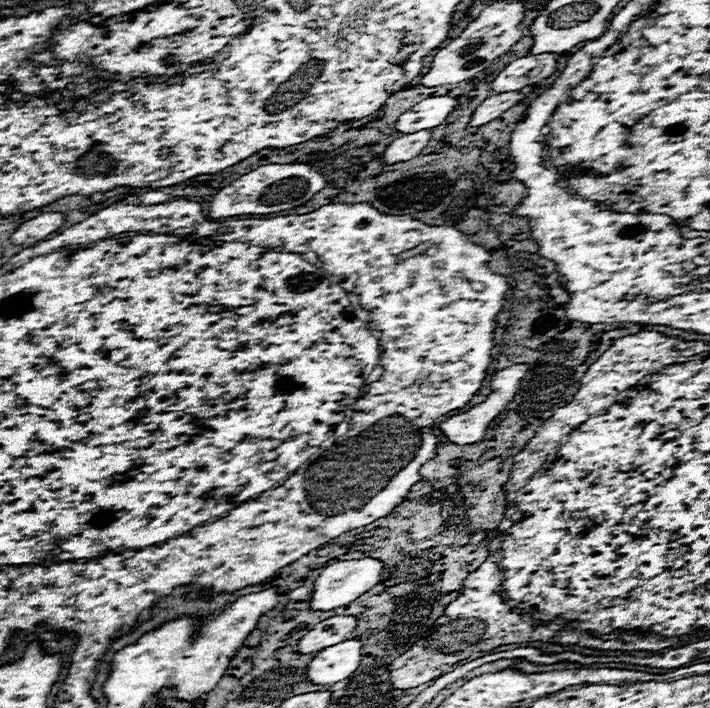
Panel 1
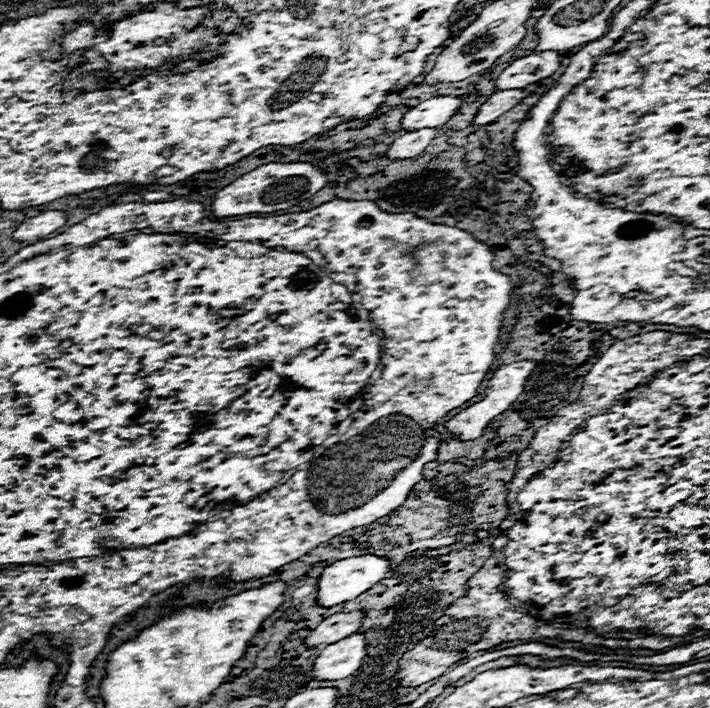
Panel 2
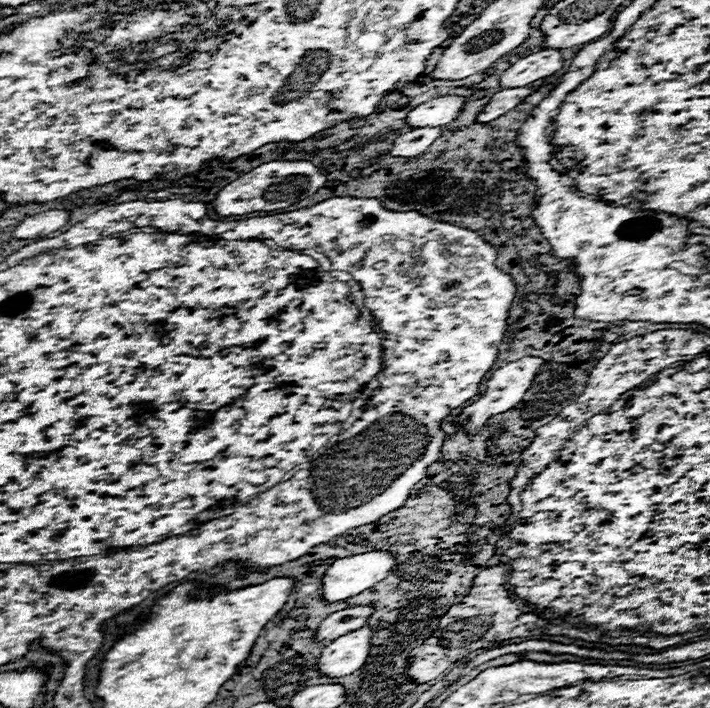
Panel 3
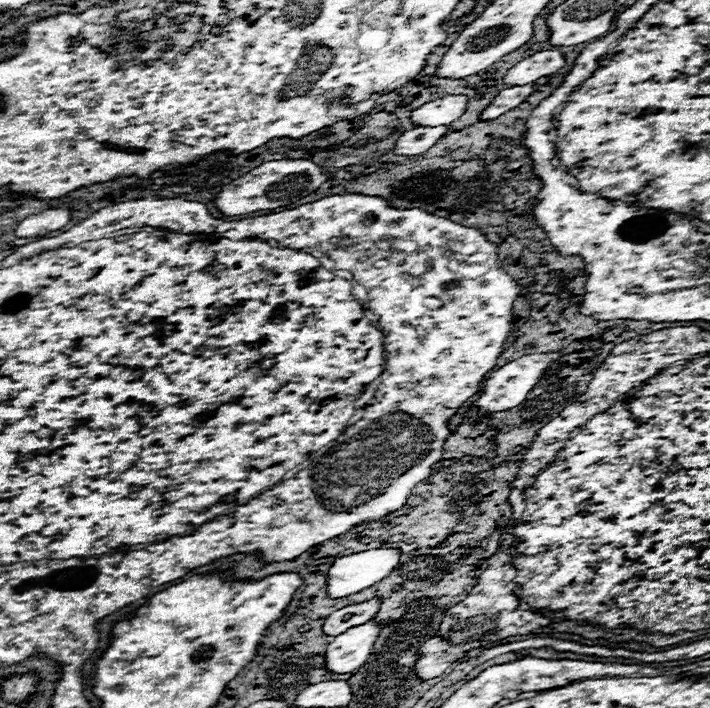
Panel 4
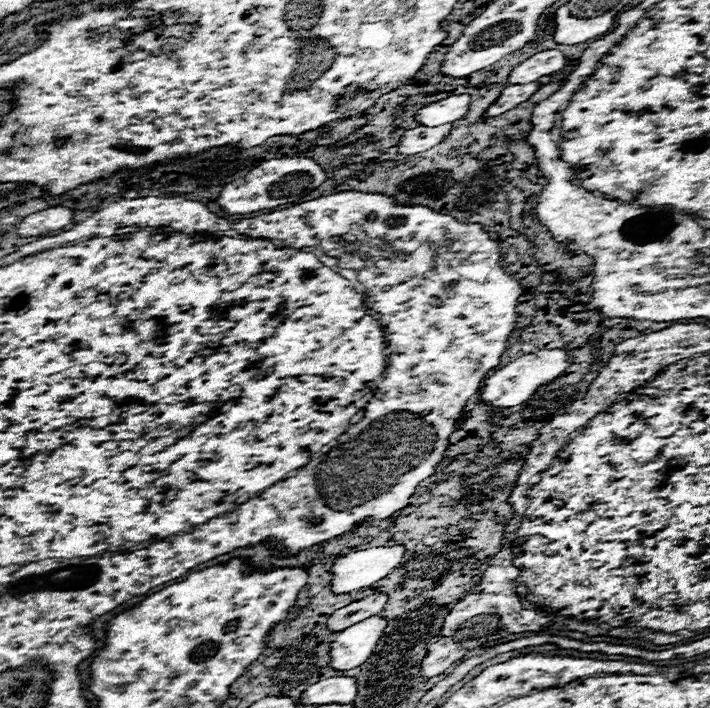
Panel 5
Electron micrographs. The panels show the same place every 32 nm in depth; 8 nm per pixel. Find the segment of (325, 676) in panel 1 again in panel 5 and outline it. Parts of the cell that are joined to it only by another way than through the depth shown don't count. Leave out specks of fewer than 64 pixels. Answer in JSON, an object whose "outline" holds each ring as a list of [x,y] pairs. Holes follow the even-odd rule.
{"outline":[[[372,616],[336,634],[336,640],[330,646],[330,666],[338,672],[346,672],[364,664],[370,658],[384,628],[386,620]]]}

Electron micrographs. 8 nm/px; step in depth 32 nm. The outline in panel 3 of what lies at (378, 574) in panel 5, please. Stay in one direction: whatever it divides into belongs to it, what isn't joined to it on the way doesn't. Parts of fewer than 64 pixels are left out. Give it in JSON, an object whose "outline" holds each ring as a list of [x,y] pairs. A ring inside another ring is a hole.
{"outline":[[[388,552],[340,558],[322,576],[322,598],[326,602],[348,600],[384,580],[394,564],[394,556]]]}

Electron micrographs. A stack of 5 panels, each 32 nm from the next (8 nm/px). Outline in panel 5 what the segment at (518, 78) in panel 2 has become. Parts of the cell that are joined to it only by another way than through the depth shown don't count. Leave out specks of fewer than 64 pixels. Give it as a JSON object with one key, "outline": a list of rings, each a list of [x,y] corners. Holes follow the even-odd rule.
{"outline":[[[542,50],[528,60],[520,62],[508,74],[508,84],[528,84],[528,80],[538,80],[560,72],[566,66],[566,56],[560,50]]]}

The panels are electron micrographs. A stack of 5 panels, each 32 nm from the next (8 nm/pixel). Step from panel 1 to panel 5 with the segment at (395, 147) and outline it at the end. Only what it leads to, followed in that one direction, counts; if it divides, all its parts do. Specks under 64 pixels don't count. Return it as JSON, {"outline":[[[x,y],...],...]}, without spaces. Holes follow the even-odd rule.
{"outline":[[[444,124],[444,126],[416,126],[412,130],[406,130],[404,136],[400,138],[398,144],[398,152],[400,154],[420,154],[432,146],[436,146],[438,142],[442,142],[452,130],[452,124]]]}

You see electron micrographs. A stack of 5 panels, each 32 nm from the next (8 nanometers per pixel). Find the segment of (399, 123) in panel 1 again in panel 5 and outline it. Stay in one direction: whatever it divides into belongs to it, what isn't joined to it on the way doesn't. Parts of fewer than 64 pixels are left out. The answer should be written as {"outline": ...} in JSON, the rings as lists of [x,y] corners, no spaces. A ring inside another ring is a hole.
{"outline":[[[468,94],[448,96],[444,100],[438,100],[438,102],[422,106],[414,114],[414,120],[418,124],[428,124],[428,126],[450,124],[454,120],[460,120],[468,112],[468,106],[470,106],[470,96]]]}

